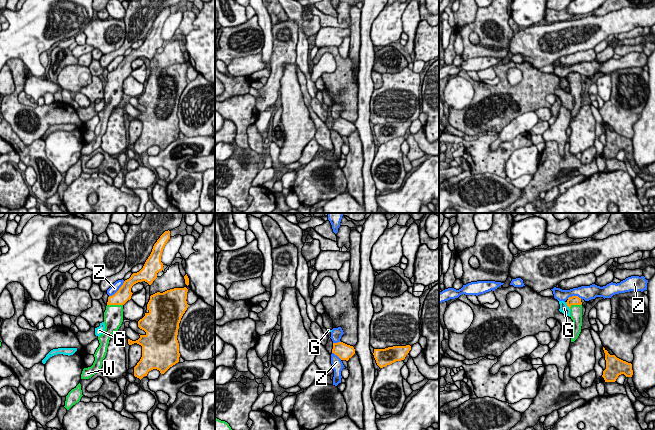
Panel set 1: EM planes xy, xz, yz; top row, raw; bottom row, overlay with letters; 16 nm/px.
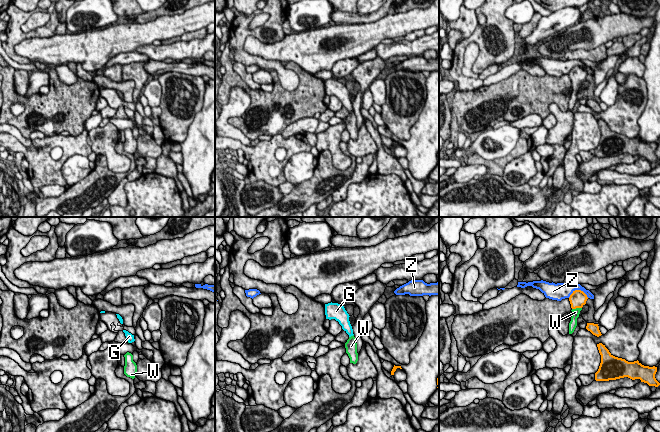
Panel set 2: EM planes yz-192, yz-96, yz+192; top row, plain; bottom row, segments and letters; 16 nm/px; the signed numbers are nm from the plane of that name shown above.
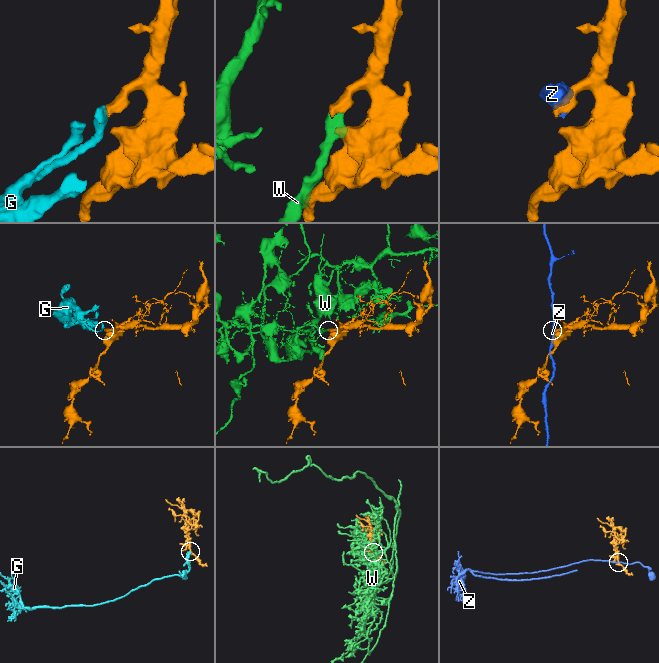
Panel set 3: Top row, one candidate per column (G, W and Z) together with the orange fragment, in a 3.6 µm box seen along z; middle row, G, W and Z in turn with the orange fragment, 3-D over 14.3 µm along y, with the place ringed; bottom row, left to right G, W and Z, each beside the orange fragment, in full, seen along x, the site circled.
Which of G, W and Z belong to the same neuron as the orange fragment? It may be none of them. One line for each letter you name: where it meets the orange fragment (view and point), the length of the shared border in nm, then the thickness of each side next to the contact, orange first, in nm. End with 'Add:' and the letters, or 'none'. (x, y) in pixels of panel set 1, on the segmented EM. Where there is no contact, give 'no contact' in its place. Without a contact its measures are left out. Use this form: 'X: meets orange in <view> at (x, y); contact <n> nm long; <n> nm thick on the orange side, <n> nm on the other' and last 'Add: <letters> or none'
W: meets orange in xy at (115, 304); contact 260 nm long; 240 nm thick on the orange side, 320 nm on the other
Add: W

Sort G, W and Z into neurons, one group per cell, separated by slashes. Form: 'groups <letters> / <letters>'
groups G / W / Z

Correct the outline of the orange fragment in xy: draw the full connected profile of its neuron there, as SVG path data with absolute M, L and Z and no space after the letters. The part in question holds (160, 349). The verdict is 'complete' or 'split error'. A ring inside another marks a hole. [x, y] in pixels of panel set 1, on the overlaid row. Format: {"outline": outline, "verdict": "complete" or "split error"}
{"outline": "M186 287L174 288L150 296L147 304L149 312L145 313L145 316L138 321L138 327L144 330L146 334L140 335L140 338L136 341L128 339L129 345L137 343L142 346L142 357L134 367L134 376L140 380L153 369L157 369L161 374L164 374L170 367L179 362L180 353L177 335L181 318L188 308L187 292Z", "verdict": "complete"}

